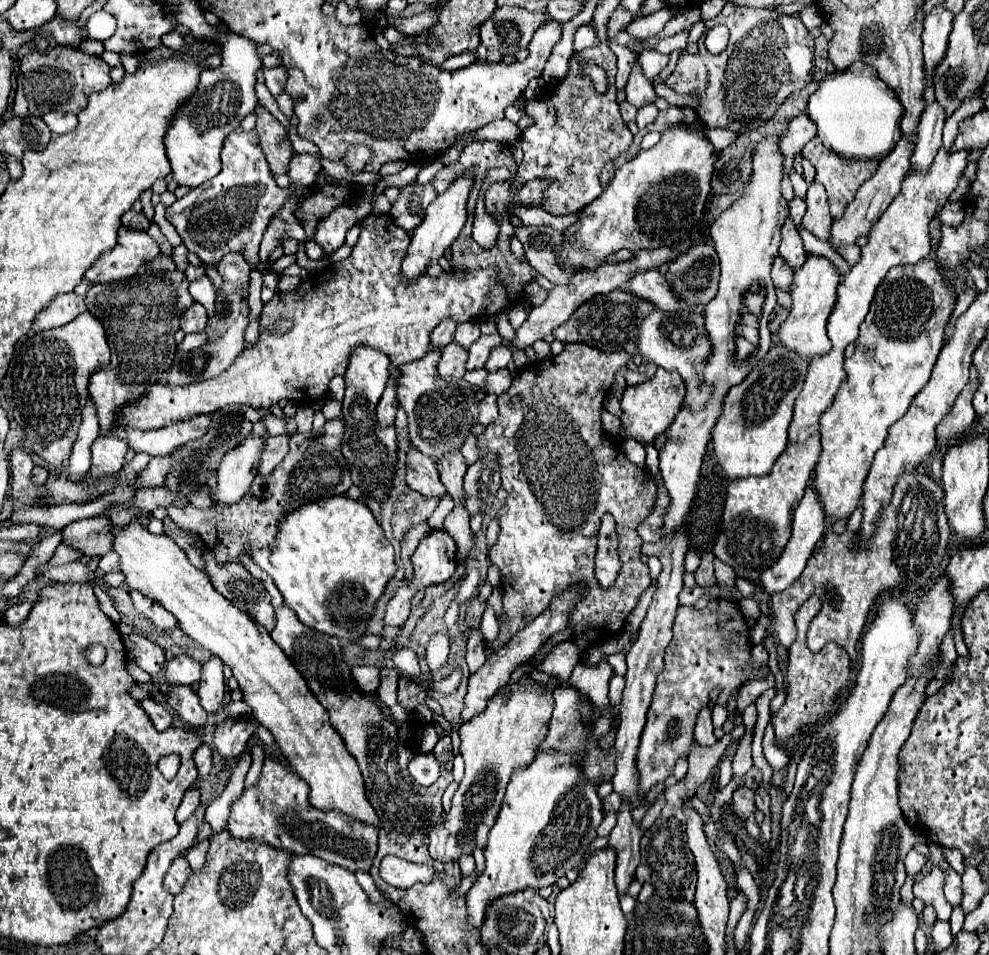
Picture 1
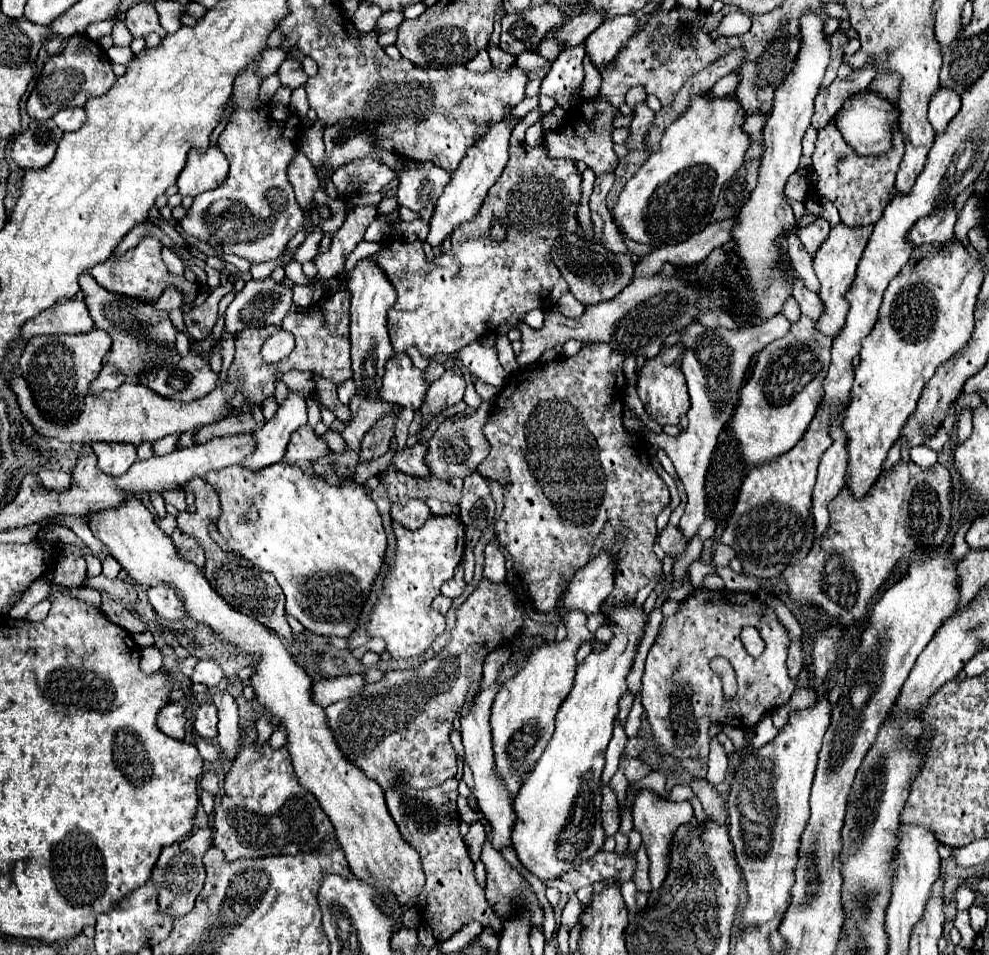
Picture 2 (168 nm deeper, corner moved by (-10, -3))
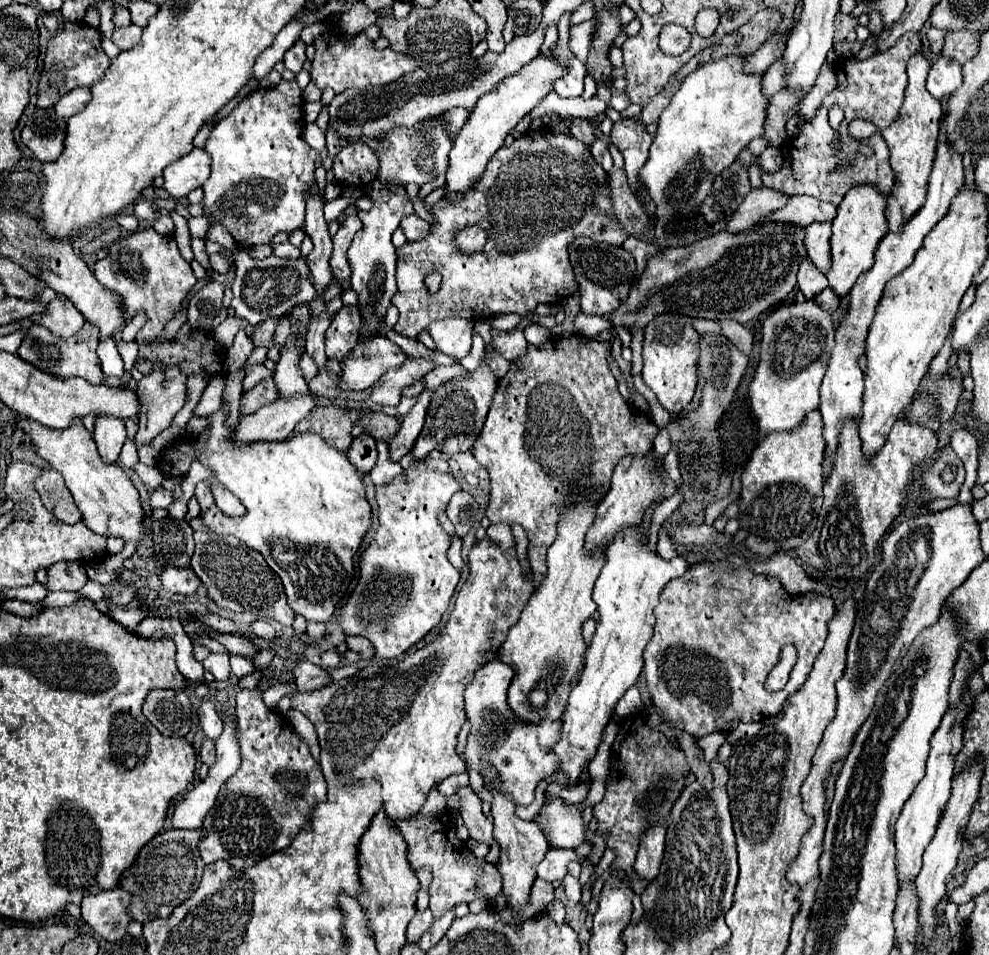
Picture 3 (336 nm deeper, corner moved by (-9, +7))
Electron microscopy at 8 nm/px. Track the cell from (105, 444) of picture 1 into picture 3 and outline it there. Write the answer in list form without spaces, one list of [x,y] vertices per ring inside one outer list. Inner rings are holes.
[[[97,417],[93,439],[97,443],[103,461],[115,463],[121,455],[123,443],[127,441],[127,431],[123,421],[117,421],[115,417]]]

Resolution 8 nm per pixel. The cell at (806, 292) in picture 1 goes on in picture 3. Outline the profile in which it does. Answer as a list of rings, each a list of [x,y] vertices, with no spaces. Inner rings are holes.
[[[855,187],[851,189],[841,205],[837,207],[837,217],[833,219],[833,235],[831,235],[831,269],[827,271],[829,287],[839,297],[847,297],[853,289],[859,275],[863,275],[873,265],[873,253],[881,237],[885,235],[887,219],[885,219],[885,201],[877,189],[871,187]]]

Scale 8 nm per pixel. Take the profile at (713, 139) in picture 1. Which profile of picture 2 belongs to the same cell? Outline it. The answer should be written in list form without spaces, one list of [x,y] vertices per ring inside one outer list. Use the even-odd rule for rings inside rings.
[[[756,111],[756,113],[748,115],[748,119],[744,123],[744,131],[748,131],[748,135],[758,143],[762,143],[762,127],[766,123],[766,117],[768,117],[768,111]]]

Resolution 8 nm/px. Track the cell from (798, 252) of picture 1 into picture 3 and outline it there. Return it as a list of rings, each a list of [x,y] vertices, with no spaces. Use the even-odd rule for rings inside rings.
[[[809,257],[801,259],[799,273],[797,273],[797,289],[803,291],[807,299],[813,299],[825,287],[827,287],[825,275],[813,265],[813,261],[809,261]]]

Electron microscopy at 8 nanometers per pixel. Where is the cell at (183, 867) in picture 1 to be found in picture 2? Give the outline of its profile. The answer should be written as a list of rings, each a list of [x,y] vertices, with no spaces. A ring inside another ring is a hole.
[[[196,829],[190,837],[162,849],[162,853],[152,869],[150,883],[152,881],[158,883],[158,907],[162,907],[162,911],[166,911],[166,915],[182,917],[194,907],[194,901],[200,895],[202,885],[206,881],[202,857],[210,849],[210,845],[212,845],[212,829]]]

